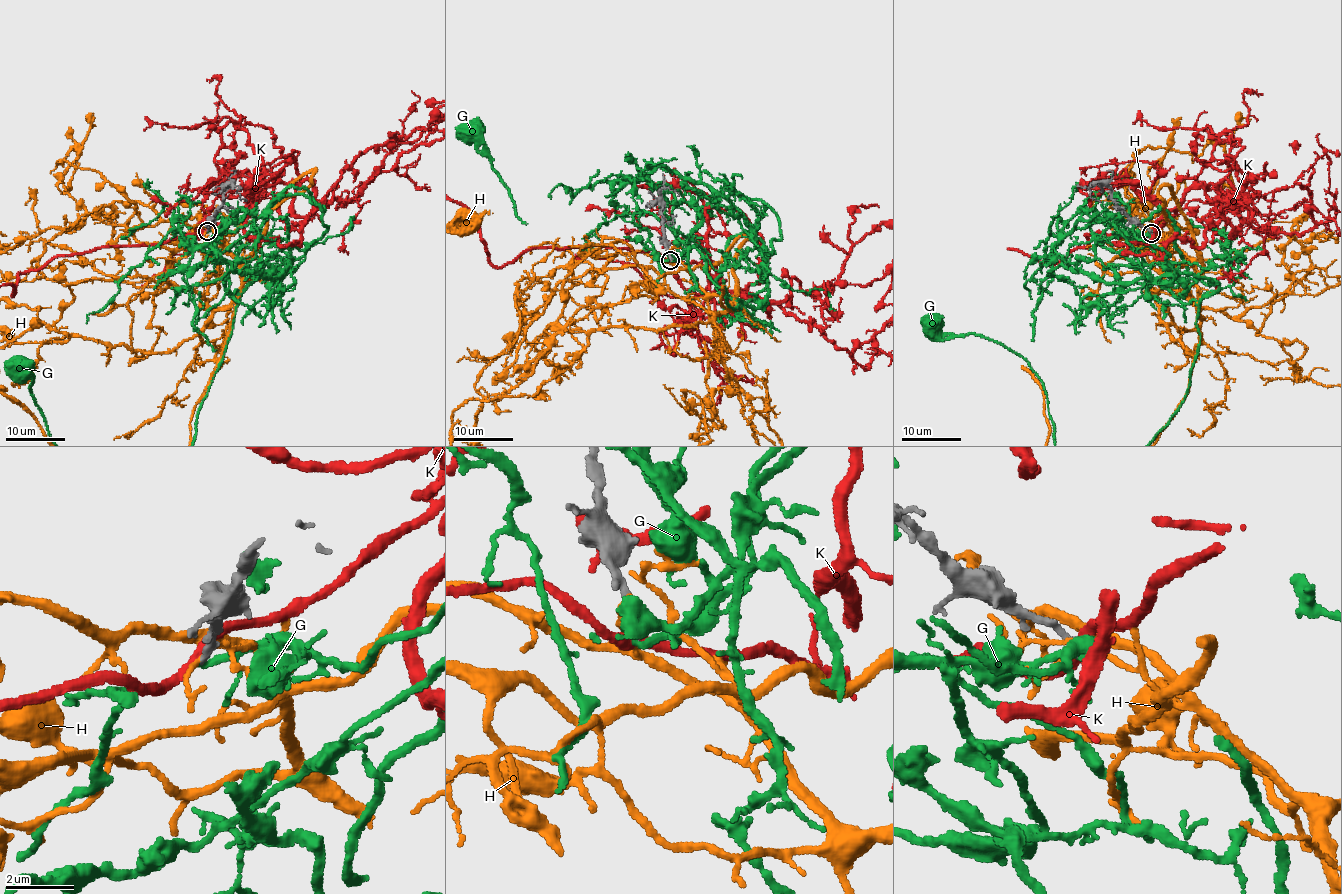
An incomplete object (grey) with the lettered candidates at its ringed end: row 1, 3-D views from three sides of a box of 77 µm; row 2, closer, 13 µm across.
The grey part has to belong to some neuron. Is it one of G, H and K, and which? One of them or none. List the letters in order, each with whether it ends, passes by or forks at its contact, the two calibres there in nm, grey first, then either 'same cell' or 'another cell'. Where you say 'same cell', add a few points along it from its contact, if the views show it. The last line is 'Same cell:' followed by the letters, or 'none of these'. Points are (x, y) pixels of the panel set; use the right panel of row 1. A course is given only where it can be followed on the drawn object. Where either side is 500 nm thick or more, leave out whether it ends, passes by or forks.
G: it passes by; 200 nm thick on the grey side, 140 nm on the other; same cell
H: it forks there; 200 nm thick on the grey side, 120 nm on the other; another cell
K: it passes by; 200 nm thick on the grey side, 260 nm on the other; another cell
Same cell: G

